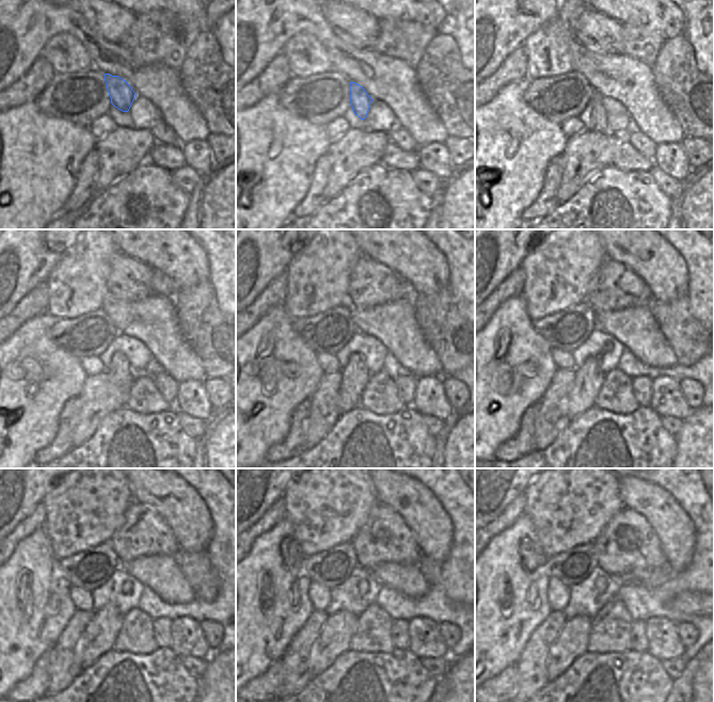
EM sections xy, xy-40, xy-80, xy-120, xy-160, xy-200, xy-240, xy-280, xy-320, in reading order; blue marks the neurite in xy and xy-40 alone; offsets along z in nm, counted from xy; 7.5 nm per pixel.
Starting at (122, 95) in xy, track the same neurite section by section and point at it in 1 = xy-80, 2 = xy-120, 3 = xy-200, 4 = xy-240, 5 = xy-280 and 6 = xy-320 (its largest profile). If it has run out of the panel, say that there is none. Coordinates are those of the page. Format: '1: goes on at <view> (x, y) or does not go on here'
1: goes on at xy-80 (599, 114)
2: goes on at xy-120 (120, 371)
3: goes on at xy-200 (588, 380)
4: goes on at xy-240 (98, 637)
5: goes on at xy-280 (334, 639)
6: goes on at xy-320 (571, 642)

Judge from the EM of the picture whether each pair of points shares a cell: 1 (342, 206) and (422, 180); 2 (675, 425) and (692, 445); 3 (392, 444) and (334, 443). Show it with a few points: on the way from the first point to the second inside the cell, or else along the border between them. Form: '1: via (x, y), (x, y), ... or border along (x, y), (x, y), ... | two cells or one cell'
1: border along (410, 173), (413, 181), (430, 197) | two cells
2: border along (683, 421), (681, 430), (675, 436) | two cells
3: via (382, 428), (370, 419), (359, 419), (350, 428) | one cell

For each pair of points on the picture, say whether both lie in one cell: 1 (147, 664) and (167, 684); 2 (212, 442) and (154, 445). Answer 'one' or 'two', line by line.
1: one
2: two

